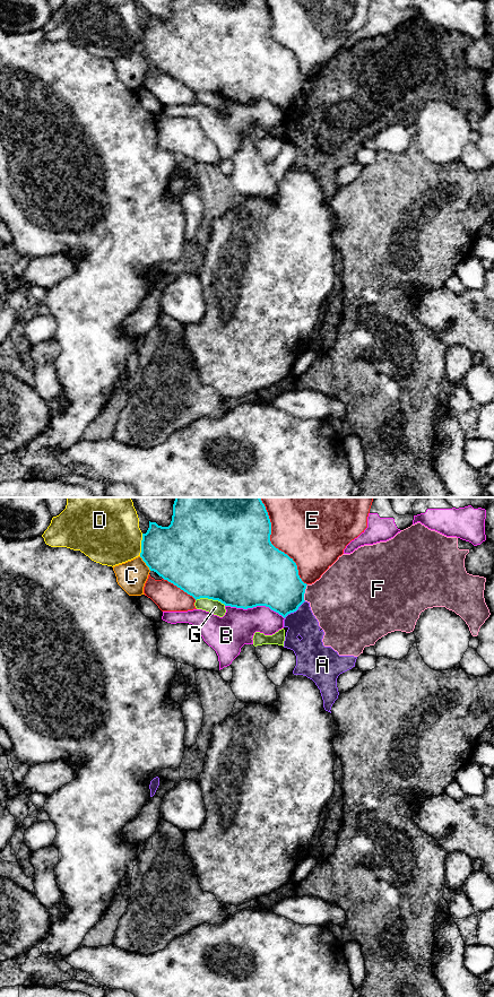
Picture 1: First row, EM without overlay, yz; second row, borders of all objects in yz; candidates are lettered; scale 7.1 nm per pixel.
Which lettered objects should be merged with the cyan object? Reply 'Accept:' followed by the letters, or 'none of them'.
Accept: none of them

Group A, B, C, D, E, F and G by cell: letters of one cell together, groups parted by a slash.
A F / B / C / D / E / G

